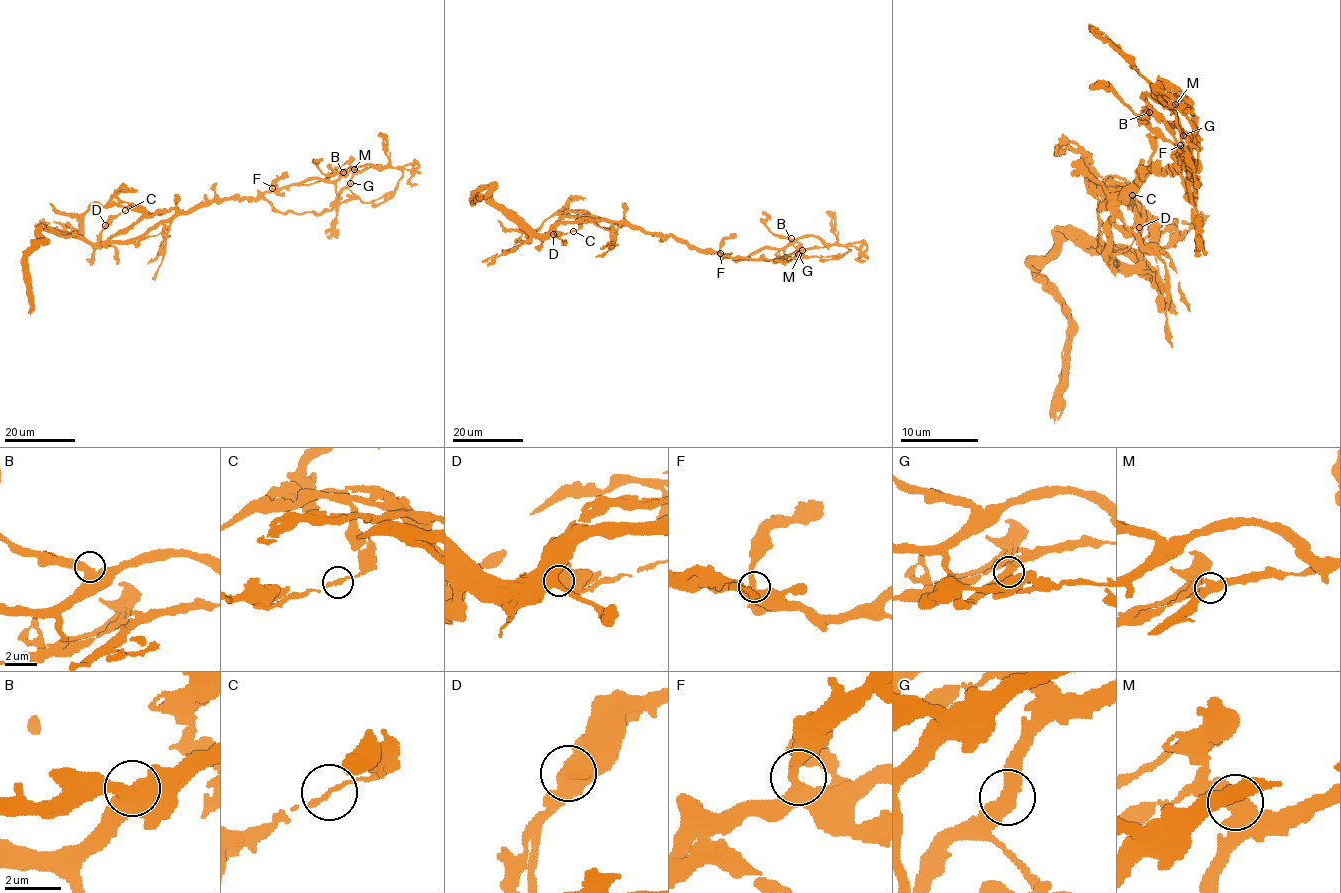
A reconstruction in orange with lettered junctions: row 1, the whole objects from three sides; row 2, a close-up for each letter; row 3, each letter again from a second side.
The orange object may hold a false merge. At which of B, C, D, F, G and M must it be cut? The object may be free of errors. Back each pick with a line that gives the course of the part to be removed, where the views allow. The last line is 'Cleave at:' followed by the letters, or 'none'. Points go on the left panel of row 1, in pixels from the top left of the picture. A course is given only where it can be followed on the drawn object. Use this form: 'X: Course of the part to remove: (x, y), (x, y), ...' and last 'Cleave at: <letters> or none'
D: Course of the part to remove: (105, 225), (103, 243), (143, 219), (224, 198), (327, 212), (356, 173), (389, 162), (380, 133)
Cleave at: D

